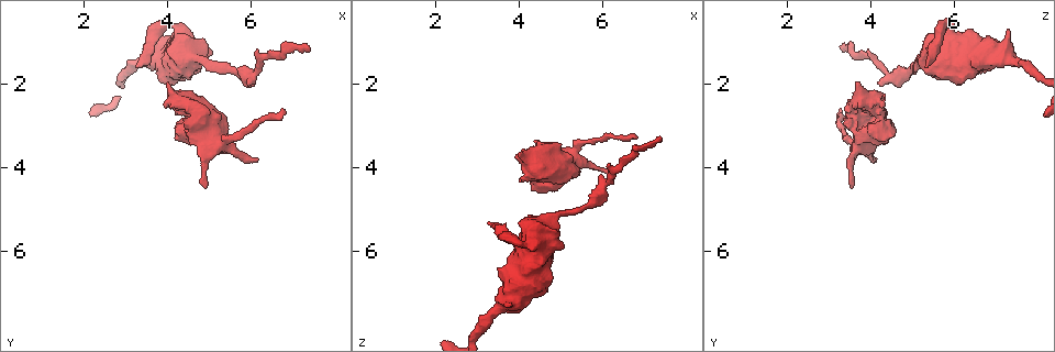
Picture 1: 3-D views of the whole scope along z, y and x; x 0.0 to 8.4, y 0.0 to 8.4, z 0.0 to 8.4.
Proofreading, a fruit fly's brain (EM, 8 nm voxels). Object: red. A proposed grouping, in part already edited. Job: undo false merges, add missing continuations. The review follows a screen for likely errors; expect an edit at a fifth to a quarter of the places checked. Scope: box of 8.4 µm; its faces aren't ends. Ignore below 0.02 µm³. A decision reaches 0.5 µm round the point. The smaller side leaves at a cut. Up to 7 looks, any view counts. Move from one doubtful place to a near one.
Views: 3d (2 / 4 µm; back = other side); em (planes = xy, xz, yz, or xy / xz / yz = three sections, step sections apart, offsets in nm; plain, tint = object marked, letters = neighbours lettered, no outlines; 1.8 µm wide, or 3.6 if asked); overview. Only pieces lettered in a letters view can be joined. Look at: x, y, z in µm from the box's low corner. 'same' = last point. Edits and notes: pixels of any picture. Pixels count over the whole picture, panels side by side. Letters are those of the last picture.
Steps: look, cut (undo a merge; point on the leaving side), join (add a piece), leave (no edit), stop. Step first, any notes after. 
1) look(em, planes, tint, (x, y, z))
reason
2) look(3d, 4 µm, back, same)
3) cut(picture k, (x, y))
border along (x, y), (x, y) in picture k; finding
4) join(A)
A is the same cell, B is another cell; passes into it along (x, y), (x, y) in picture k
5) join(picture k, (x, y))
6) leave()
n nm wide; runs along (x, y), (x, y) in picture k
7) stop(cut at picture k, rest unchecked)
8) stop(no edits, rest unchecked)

look(em, yz, step 4, letters, (7.40, 1.15, 3.30))
long arm stops here

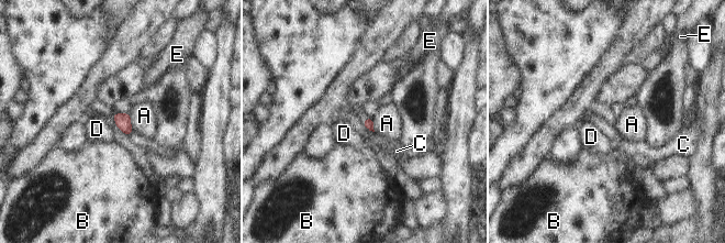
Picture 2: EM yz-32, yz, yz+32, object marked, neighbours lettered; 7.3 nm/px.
look(em, planes, letters, same)

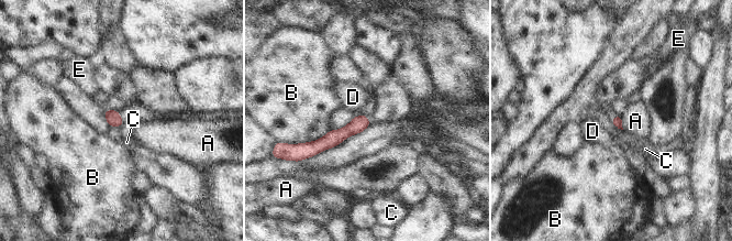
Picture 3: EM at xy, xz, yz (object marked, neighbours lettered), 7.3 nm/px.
leave()
A touches over 550 nm; A, B, C, D and E are other cells; runs along (365, 119), (320, 144), (311, 153) in picture 3; none of them fits

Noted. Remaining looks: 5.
look(em, planes, tint, (4.20, 2.30, 3.85))
calibre changes

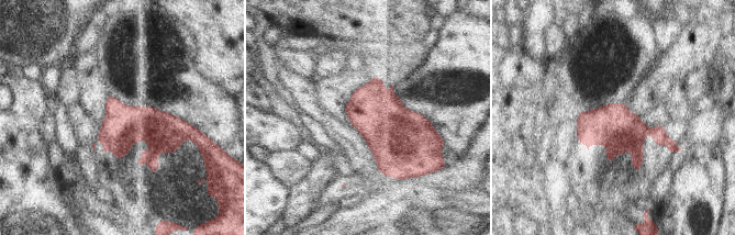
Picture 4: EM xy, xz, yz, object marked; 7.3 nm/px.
look(em, planes, letters, same)

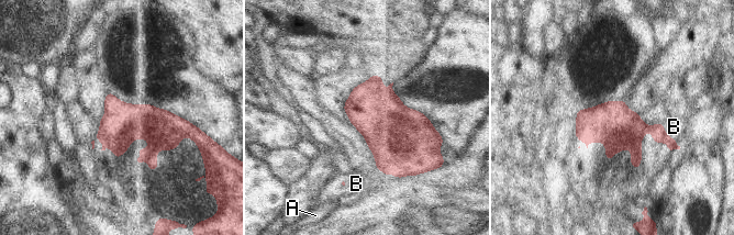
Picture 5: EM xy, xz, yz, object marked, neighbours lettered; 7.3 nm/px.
join(B)
B touches over 220 nm; B is the same cell, A is another cell; passes into it along (636, 129), (669, 137), (674, 126) in picture 5; the neuron continues

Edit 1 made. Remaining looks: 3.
look(3d, 4 µm, (4.85, 4.50, 3.55))
tapers out

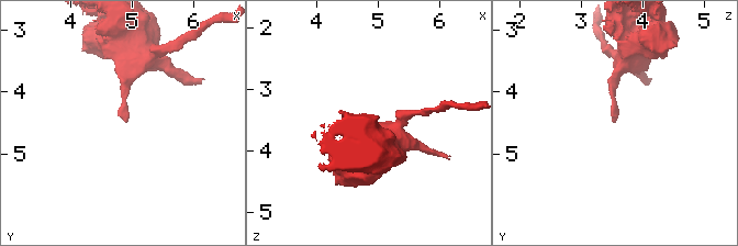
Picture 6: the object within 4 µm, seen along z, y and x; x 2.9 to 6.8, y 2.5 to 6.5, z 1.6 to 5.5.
look(em, 3.6 µm, planes, letters, (4.95, 4.45, 3.50))

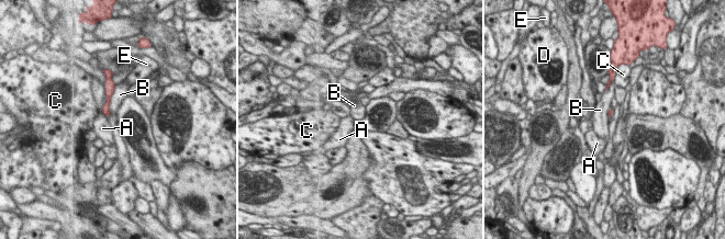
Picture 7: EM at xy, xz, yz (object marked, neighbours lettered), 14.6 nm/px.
leave()
A, B, C, D and E are other cells; border along (116, 84), (108, 116) in picture 7; no lettered piece goes on from it

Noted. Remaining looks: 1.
stop(join at picture 5, rest unchecked)

